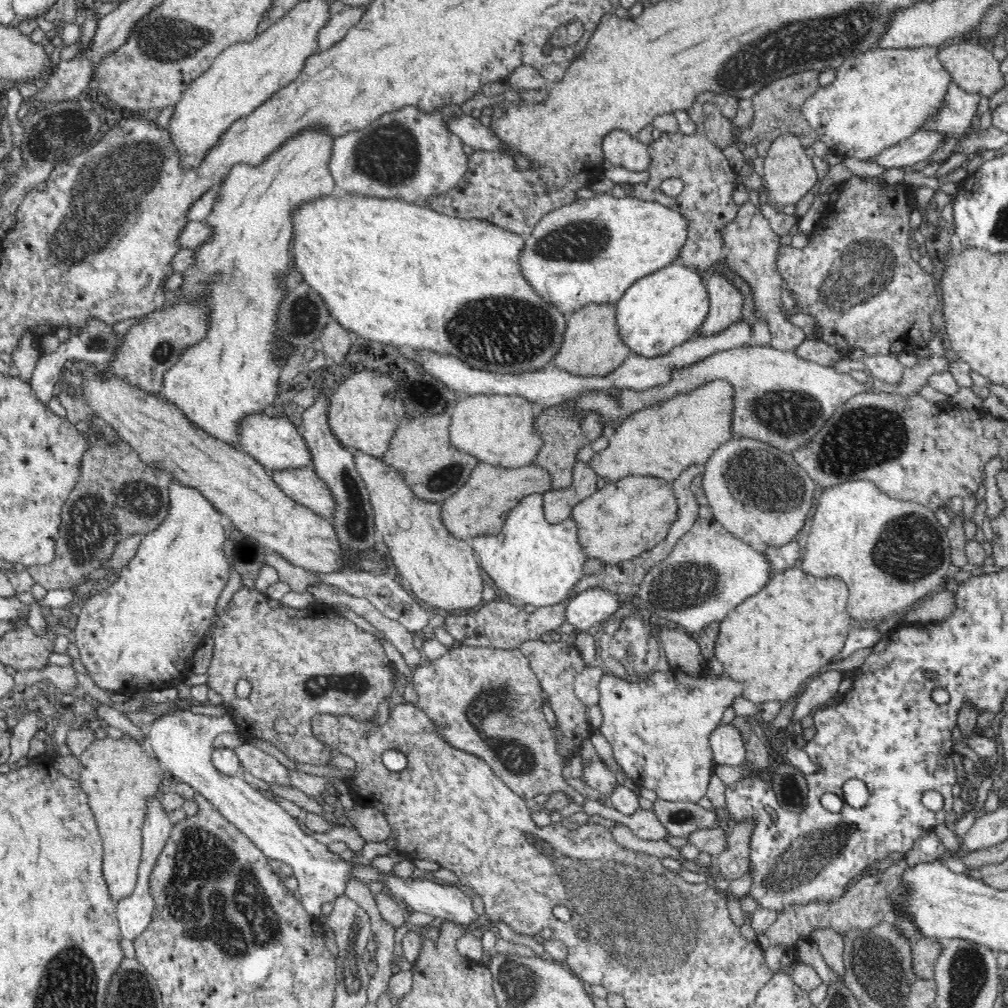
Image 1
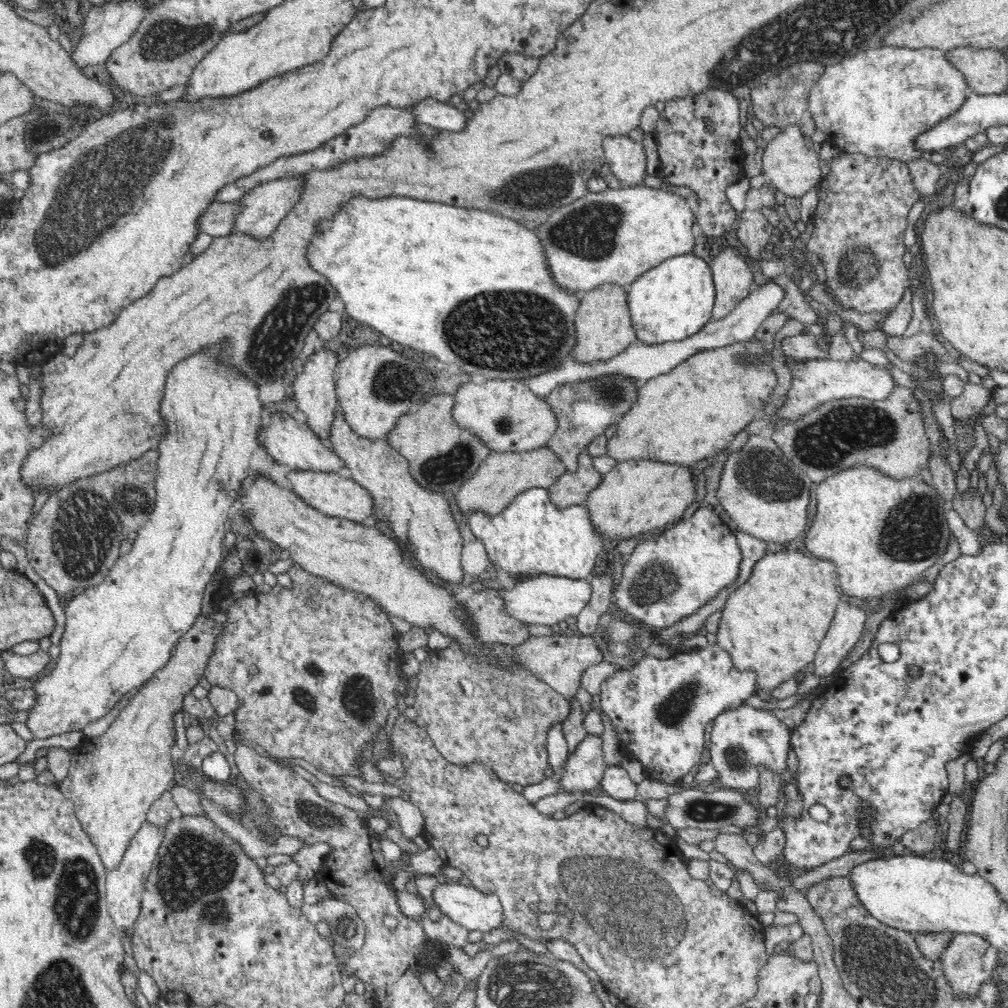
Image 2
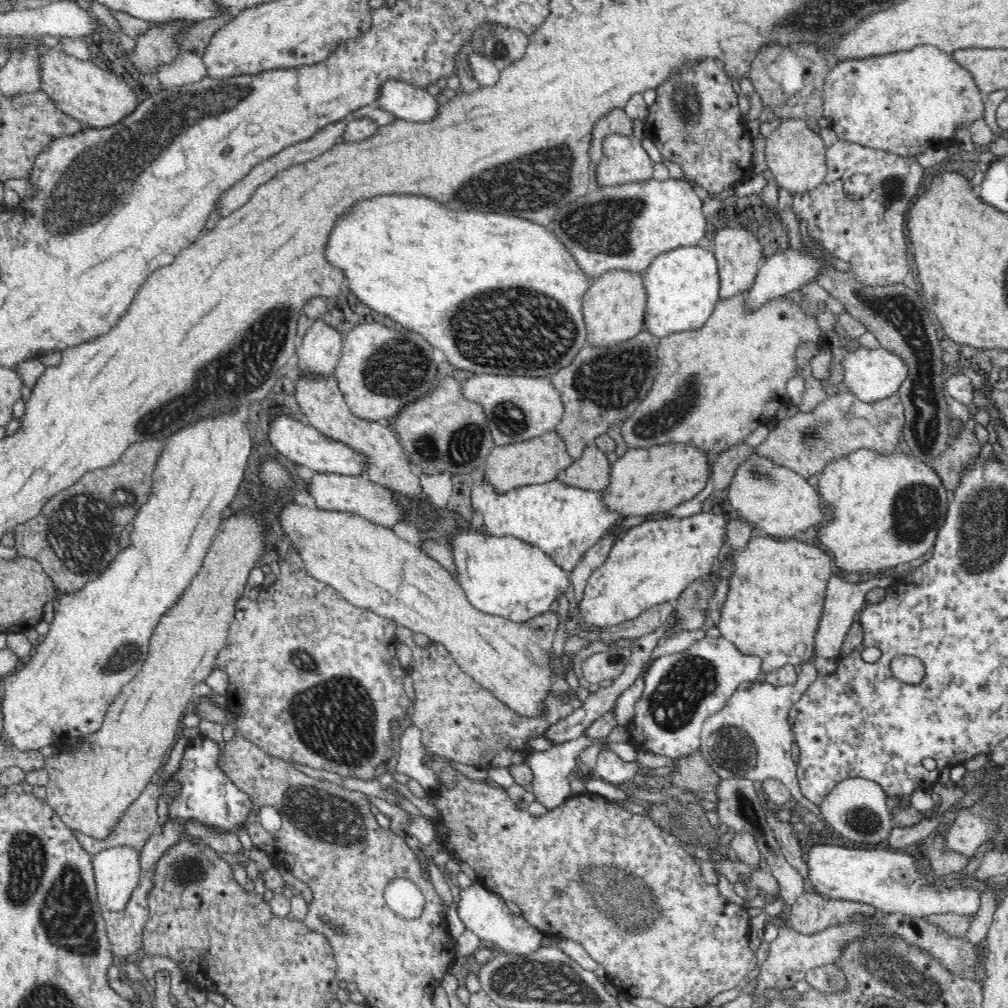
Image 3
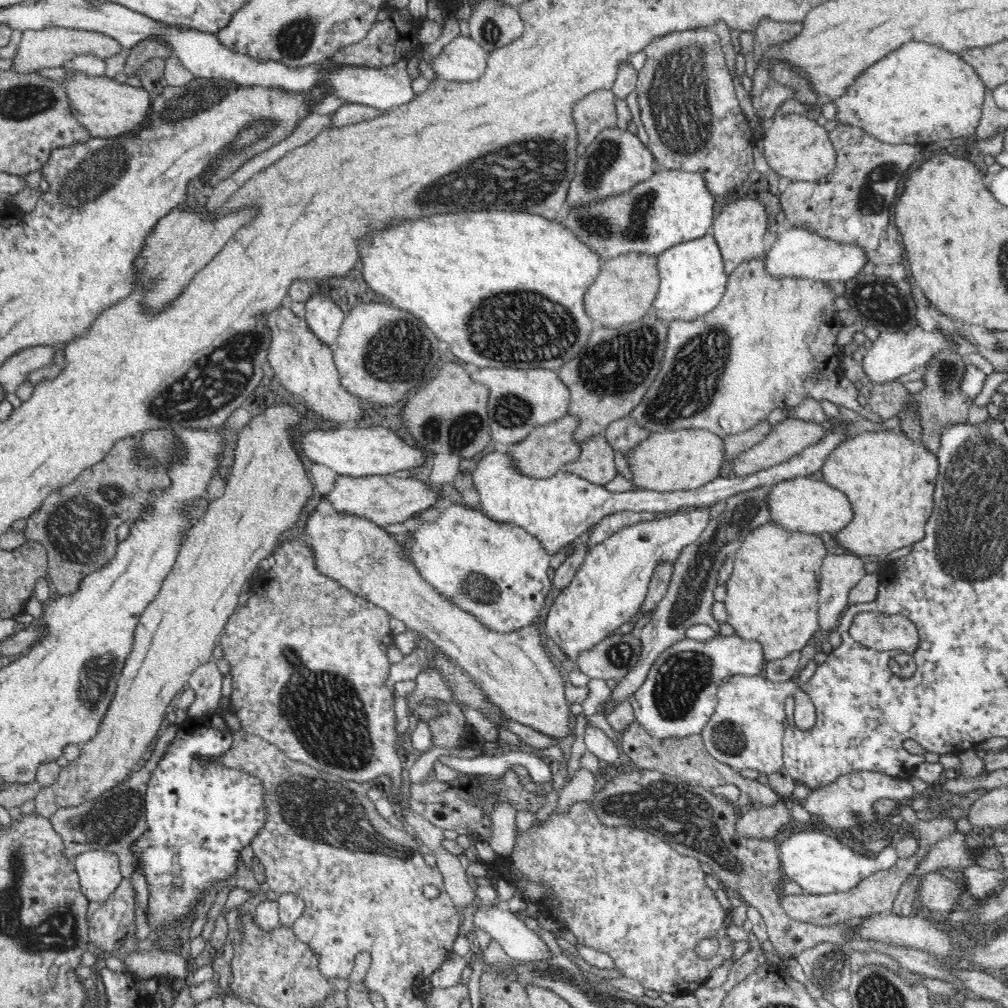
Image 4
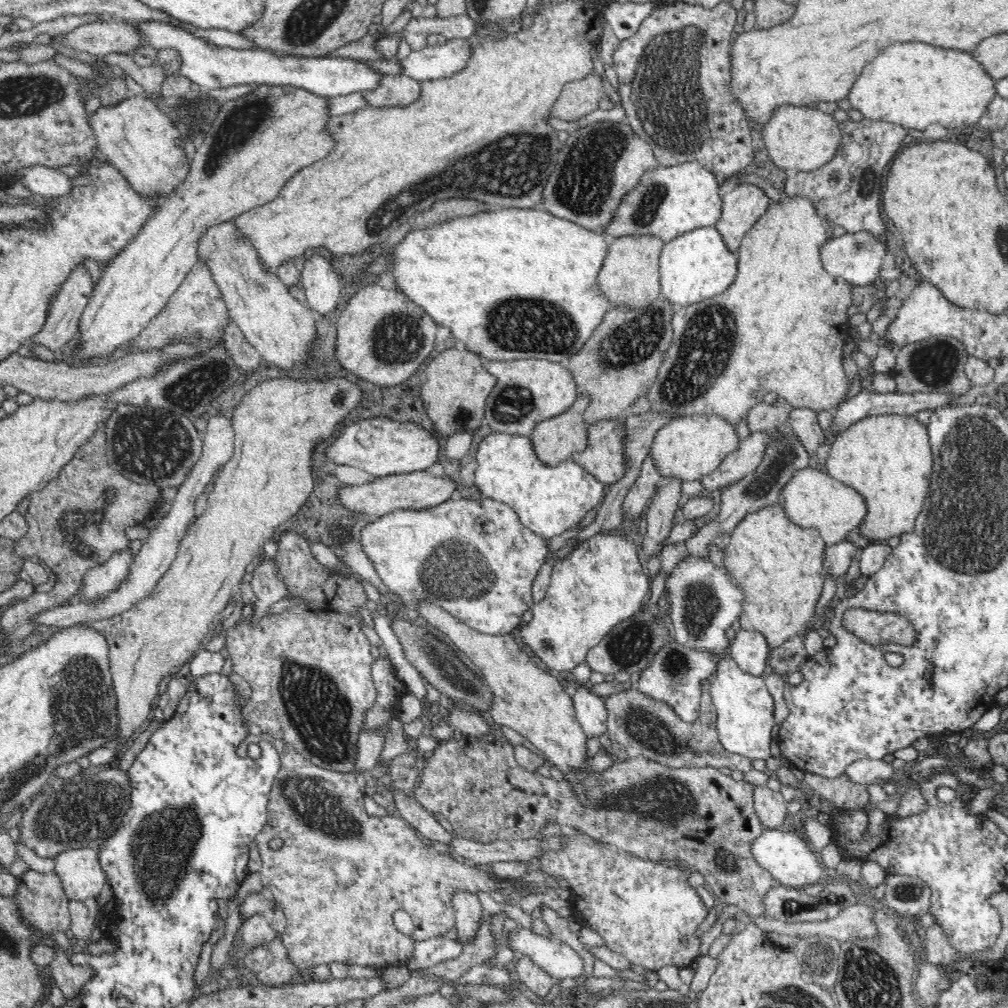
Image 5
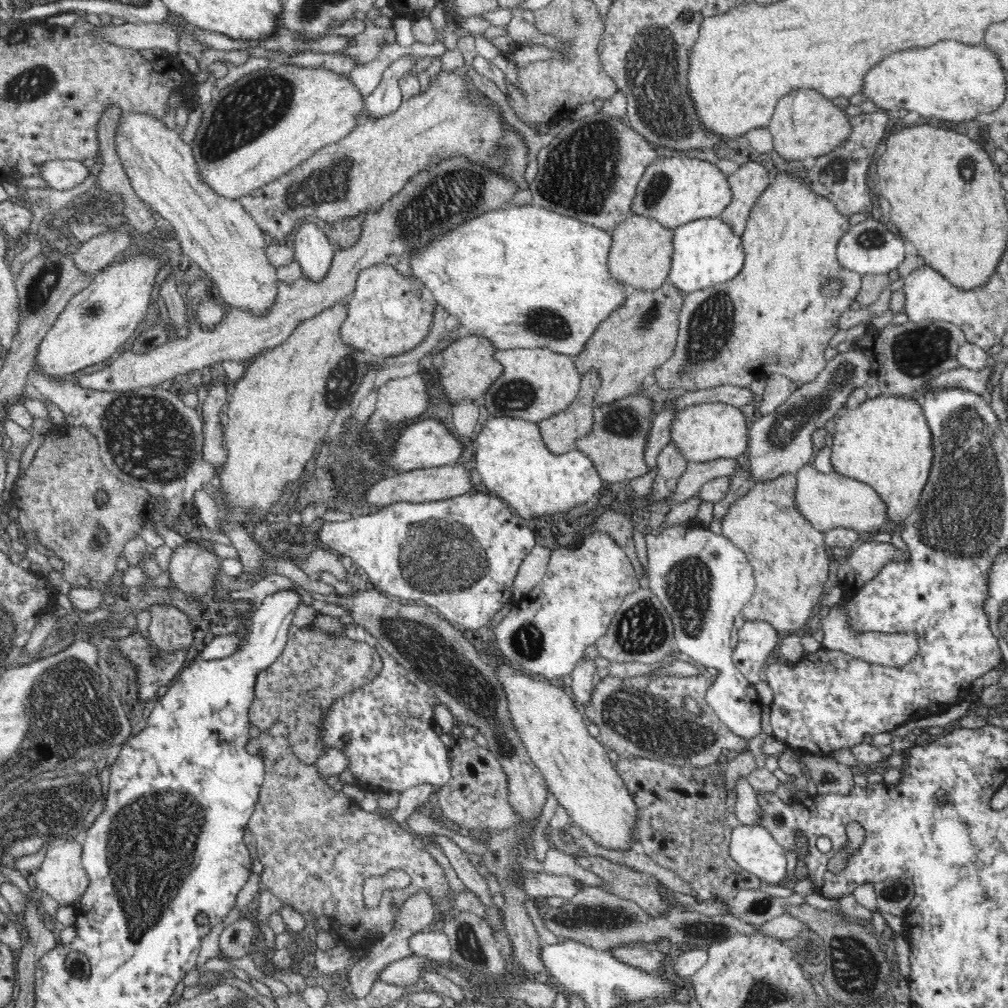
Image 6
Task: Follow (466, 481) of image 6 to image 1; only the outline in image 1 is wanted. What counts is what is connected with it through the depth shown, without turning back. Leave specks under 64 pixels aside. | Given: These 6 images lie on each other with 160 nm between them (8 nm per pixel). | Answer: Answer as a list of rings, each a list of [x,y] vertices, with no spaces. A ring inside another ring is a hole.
[[[312,467],[274,471],[272,481],[294,502],[332,520],[335,509],[333,494]]]

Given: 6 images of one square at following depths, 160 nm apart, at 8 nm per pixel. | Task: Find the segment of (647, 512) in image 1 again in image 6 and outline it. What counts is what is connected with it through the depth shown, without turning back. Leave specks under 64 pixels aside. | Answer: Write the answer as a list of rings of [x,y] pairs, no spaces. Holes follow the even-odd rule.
[[[703,403],[680,411],[672,422],[670,441],[687,462],[711,462],[722,458],[742,458],[747,450],[749,432],[746,418],[739,407],[727,403]]]

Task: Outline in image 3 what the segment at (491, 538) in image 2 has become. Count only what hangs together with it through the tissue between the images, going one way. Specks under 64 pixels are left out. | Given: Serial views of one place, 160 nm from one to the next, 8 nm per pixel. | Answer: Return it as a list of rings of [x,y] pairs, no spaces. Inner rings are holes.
[[[480,480],[472,486],[471,500],[473,510],[482,514],[487,534],[513,536],[538,547],[569,574],[622,518],[617,510],[605,508],[602,491],[582,490],[562,485],[558,480],[522,486],[506,494],[496,492],[490,483]]]

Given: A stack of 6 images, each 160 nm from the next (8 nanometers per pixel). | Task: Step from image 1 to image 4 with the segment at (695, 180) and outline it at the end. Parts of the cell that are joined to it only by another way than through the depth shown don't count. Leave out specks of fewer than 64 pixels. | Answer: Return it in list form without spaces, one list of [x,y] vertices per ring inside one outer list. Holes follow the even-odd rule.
[[[694,28],[682,32],[670,32],[654,38],[644,50],[646,66],[638,74],[637,101],[641,112],[640,122],[644,126],[650,152],[657,168],[686,172],[699,172],[706,188],[713,196],[724,196],[740,186],[754,169],[754,145],[756,135],[748,119],[740,109],[734,91],[734,82],[720,48],[720,37],[712,28]]]

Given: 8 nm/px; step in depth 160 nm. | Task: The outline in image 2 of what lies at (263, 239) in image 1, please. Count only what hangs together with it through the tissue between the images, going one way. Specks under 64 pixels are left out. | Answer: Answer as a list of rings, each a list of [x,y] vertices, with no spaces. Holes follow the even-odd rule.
[[[294,175],[290,178],[270,179],[261,185],[251,188],[241,196],[240,210],[235,214],[231,232],[241,232],[252,238],[270,238],[272,232],[278,228],[278,224],[284,220],[284,216],[290,213],[301,201],[304,181],[302,175]],[[224,344],[210,345],[198,354],[193,354],[190,358],[181,360],[167,374],[161,412],[168,434],[159,443],[158,450],[161,456],[157,460],[159,472],[155,478],[154,510],[150,512],[150,518],[143,524],[142,530],[138,530],[132,537],[132,550],[118,558],[118,561],[114,563],[114,566],[100,584],[77,591],[74,598],[68,601],[68,604],[64,607],[66,621],[65,632],[59,644],[61,653],[43,676],[32,680],[33,684],[35,681],[33,688],[38,699],[37,703],[30,708],[29,717],[24,723],[26,723],[36,739],[50,738],[54,735],[64,734],[64,732],[72,732],[72,730],[82,731],[86,724],[106,716],[127,693],[134,688],[138,688],[150,678],[154,678],[154,674],[160,668],[166,666],[166,662],[170,660],[170,652],[174,650],[176,642],[184,636],[184,632],[188,632],[194,626],[194,622],[196,622],[196,618],[198,618],[198,614],[202,610],[202,598],[204,598],[206,584],[212,580],[212,576],[218,570],[218,564],[223,560],[223,541],[229,528],[228,520],[231,508],[237,499],[242,481],[251,471],[250,457],[259,449],[258,432],[263,426],[261,422],[263,406],[258,399],[259,386],[252,379],[248,379],[244,373],[240,373],[236,367],[230,367],[230,365],[224,365],[224,363],[218,361],[218,354],[220,354],[222,346]]]

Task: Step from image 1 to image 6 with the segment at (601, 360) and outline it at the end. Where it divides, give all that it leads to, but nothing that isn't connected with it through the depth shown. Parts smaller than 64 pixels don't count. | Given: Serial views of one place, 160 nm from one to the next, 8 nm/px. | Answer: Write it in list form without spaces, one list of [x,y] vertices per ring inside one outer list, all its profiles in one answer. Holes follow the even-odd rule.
[[[630,215],[619,222],[611,232],[611,247],[608,255],[610,274],[629,290],[657,290],[668,280],[673,231],[653,218]]]

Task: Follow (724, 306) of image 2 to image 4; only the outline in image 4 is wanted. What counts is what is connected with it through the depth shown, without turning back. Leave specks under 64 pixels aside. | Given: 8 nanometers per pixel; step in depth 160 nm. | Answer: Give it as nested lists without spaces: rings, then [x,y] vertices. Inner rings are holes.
[[[743,196],[719,207],[719,213],[713,220],[713,237],[719,246],[726,274],[732,274],[742,260],[765,254],[764,236],[768,226],[765,207],[758,199]]]

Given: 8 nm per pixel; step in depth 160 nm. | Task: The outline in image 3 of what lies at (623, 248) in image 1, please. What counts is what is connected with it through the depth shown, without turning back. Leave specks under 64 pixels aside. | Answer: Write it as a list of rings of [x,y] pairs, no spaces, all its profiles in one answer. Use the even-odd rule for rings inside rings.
[[[652,178],[591,189],[574,203],[560,208],[550,230],[592,280],[610,270],[640,274],[659,254],[699,244],[706,232],[702,207],[702,192],[692,189],[686,181]]]

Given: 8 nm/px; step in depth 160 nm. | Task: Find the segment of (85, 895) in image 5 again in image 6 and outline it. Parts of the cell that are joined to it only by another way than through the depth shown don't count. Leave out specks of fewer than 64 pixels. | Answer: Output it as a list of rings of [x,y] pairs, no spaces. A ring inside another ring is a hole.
[[[58,842],[46,850],[41,868],[31,872],[38,888],[60,906],[70,906],[81,898],[90,885],[80,860],[81,842]]]

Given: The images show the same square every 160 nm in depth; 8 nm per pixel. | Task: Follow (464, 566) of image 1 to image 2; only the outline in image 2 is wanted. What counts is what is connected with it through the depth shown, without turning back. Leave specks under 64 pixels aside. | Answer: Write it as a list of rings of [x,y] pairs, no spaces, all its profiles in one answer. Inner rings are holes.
[[[337,407],[337,414],[331,429],[331,442],[336,455],[346,464],[346,474],[348,474],[358,485],[364,487],[373,498],[373,514],[377,520],[382,520],[396,537],[396,541],[404,544],[404,549],[409,550],[411,556],[425,574],[439,584],[445,584],[450,588],[462,584],[464,571],[462,571],[461,555],[463,540],[460,535],[458,525],[452,517],[448,498],[446,495],[428,491],[418,485],[409,470],[409,462],[398,451],[392,449],[392,445],[386,439],[370,441],[370,439],[358,437],[350,429],[350,425],[344,419],[342,408]]]

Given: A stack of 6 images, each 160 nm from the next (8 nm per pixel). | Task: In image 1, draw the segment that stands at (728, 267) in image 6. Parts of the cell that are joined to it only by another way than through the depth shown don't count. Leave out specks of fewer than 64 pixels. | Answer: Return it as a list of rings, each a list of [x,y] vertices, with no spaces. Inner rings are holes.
[[[672,262],[639,278],[615,303],[616,324],[622,342],[640,356],[656,358],[693,338],[709,311],[706,285],[696,270]]]

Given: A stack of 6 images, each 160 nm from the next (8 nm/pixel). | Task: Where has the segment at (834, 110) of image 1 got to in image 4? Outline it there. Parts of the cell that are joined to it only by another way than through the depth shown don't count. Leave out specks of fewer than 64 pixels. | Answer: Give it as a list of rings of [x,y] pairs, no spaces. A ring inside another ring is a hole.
[[[904,42],[898,50],[890,52],[879,62],[872,64],[846,89],[834,99],[837,124],[857,126],[874,138],[890,144],[930,143],[944,130],[953,134],[955,141],[975,134],[982,118],[983,102],[987,88],[972,66],[964,62],[961,54],[944,50],[926,42]]]

